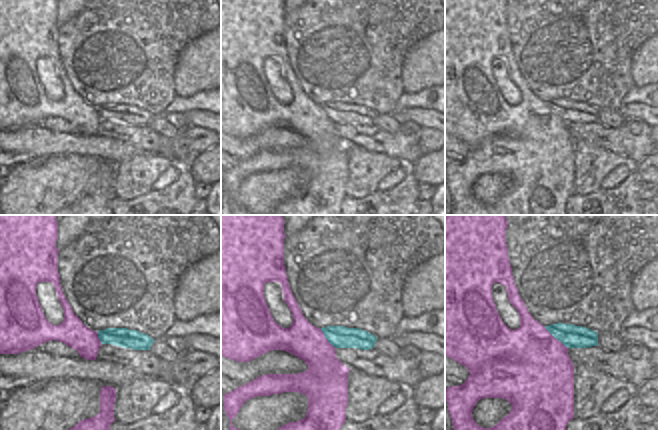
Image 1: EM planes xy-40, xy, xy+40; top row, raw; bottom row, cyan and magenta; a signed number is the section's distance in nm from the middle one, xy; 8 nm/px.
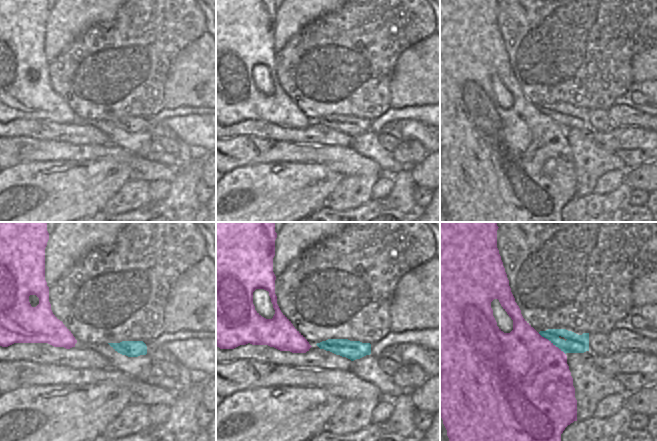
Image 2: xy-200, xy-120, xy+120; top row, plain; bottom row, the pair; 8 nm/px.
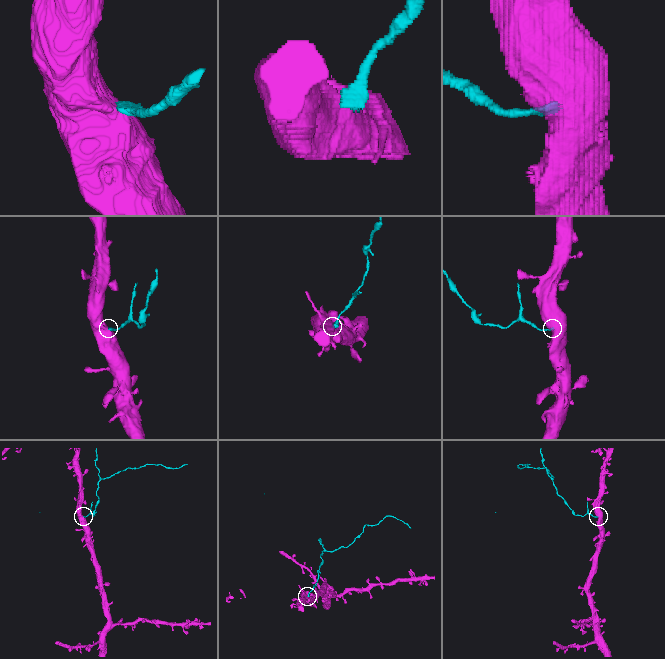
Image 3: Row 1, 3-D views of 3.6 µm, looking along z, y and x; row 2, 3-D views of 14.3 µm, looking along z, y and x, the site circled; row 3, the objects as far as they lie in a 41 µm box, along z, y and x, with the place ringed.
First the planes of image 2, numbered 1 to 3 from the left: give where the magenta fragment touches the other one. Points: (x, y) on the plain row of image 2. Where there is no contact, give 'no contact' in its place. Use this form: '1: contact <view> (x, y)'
1: no contact
2: no contact
3: contact xy+120 (552, 118)

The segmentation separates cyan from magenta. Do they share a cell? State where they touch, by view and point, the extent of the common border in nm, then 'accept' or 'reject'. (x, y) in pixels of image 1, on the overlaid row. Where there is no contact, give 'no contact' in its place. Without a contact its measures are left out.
contact xy+40 (556, 338); length 260 nm; reject

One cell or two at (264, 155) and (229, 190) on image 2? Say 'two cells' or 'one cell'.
two cells

